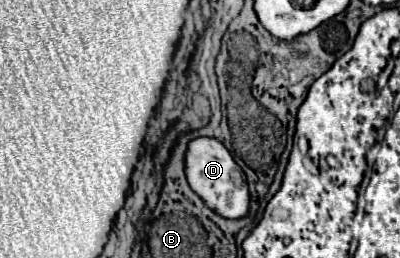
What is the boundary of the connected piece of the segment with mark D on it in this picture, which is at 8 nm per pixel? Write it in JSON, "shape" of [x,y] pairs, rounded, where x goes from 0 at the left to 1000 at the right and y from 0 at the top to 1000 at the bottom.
{"shape":[[[493,535],[473,558],[463,605],[463,674],[483,744],[523,798],[533,822],[568,853],[598,853],[623,822],[623,721],[613,713],[613,674],[603,643],[583,620],[578,589],[533,535]]]}

